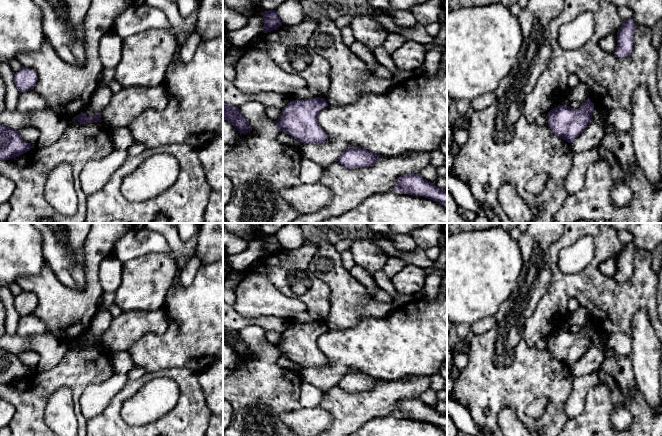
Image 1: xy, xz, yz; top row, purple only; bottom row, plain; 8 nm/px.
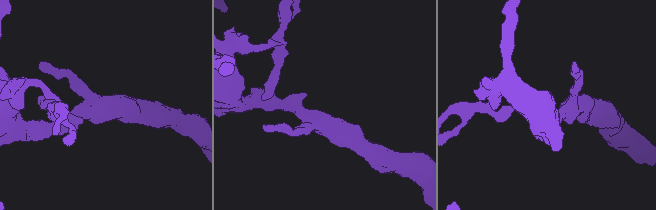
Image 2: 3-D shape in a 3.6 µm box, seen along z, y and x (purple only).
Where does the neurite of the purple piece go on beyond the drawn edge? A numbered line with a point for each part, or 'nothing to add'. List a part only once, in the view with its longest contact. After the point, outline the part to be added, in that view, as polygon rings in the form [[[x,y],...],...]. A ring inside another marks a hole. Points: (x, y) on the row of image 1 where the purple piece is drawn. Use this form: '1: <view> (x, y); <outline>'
nothing to add

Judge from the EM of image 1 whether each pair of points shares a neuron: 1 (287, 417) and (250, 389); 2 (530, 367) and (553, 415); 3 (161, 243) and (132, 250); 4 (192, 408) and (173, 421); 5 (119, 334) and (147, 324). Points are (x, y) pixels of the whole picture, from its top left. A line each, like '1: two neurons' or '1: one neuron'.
1: two neurons
2: one neuron
3: one neuron
4: one neuron
5: one neuron

